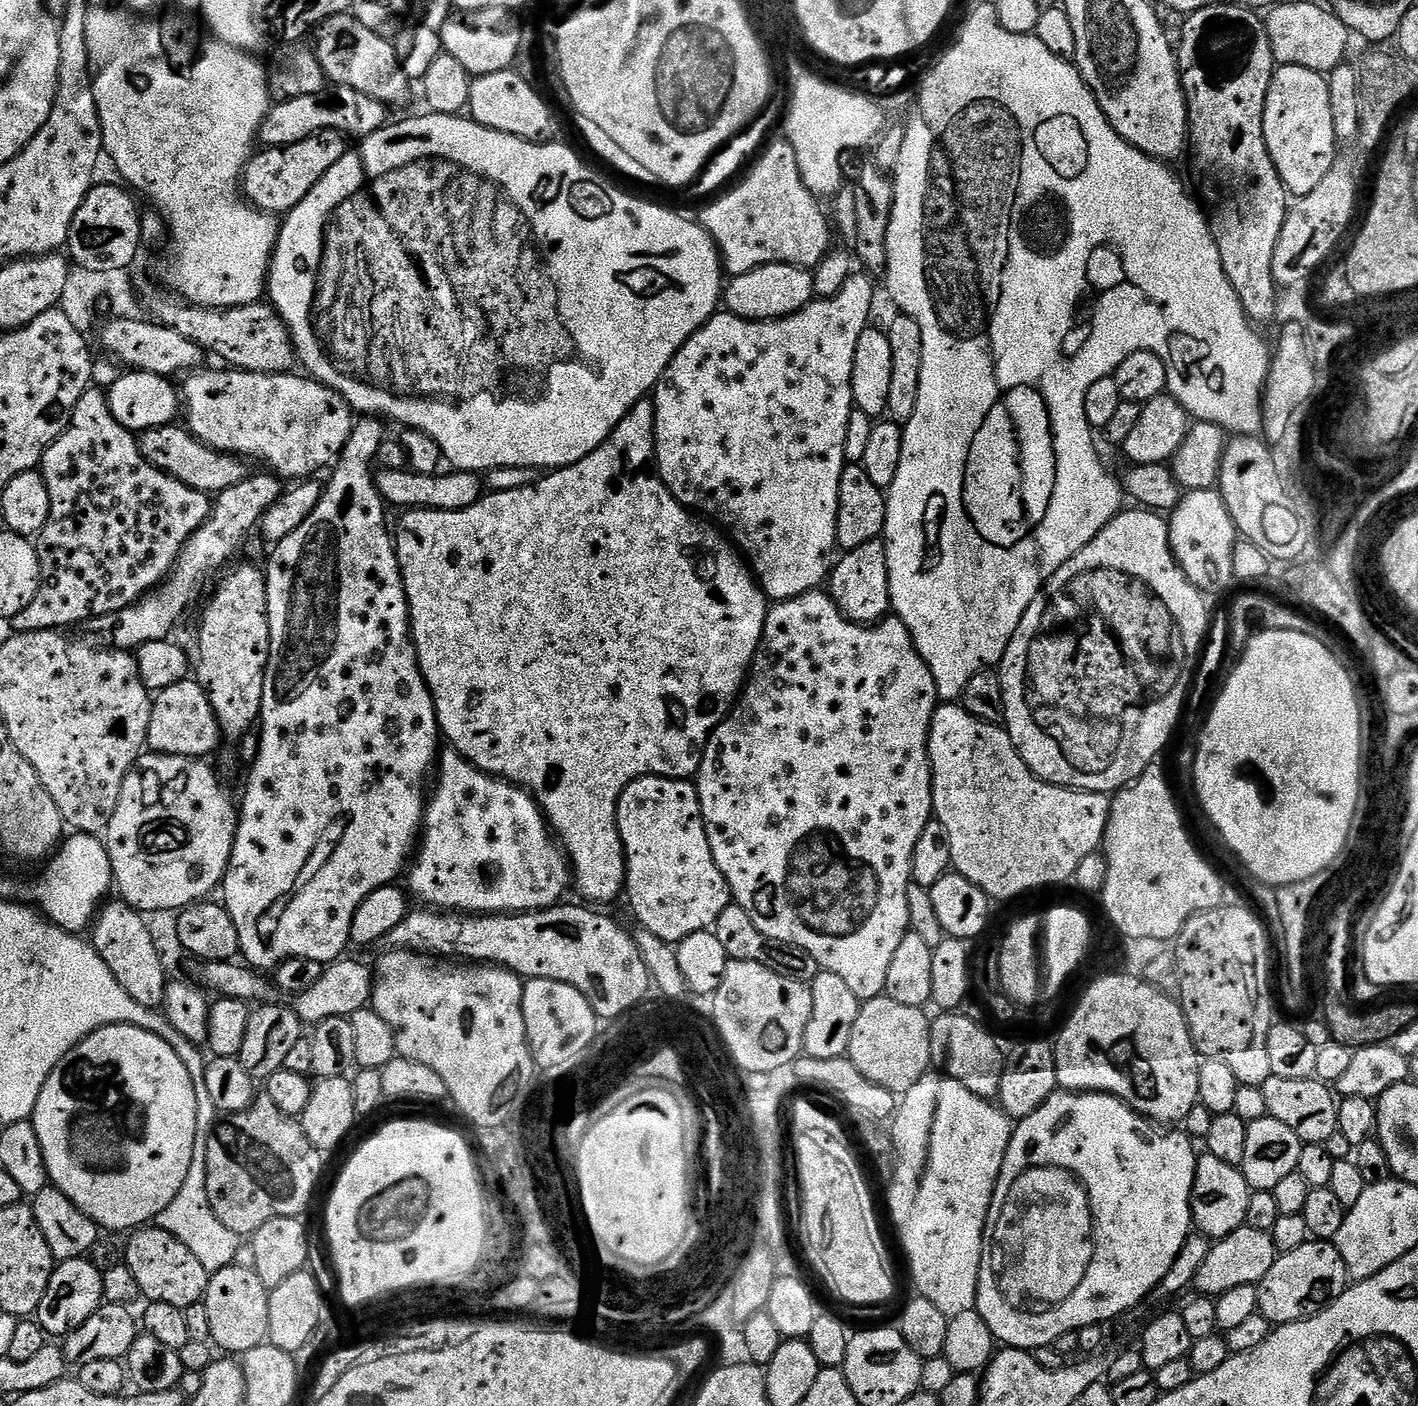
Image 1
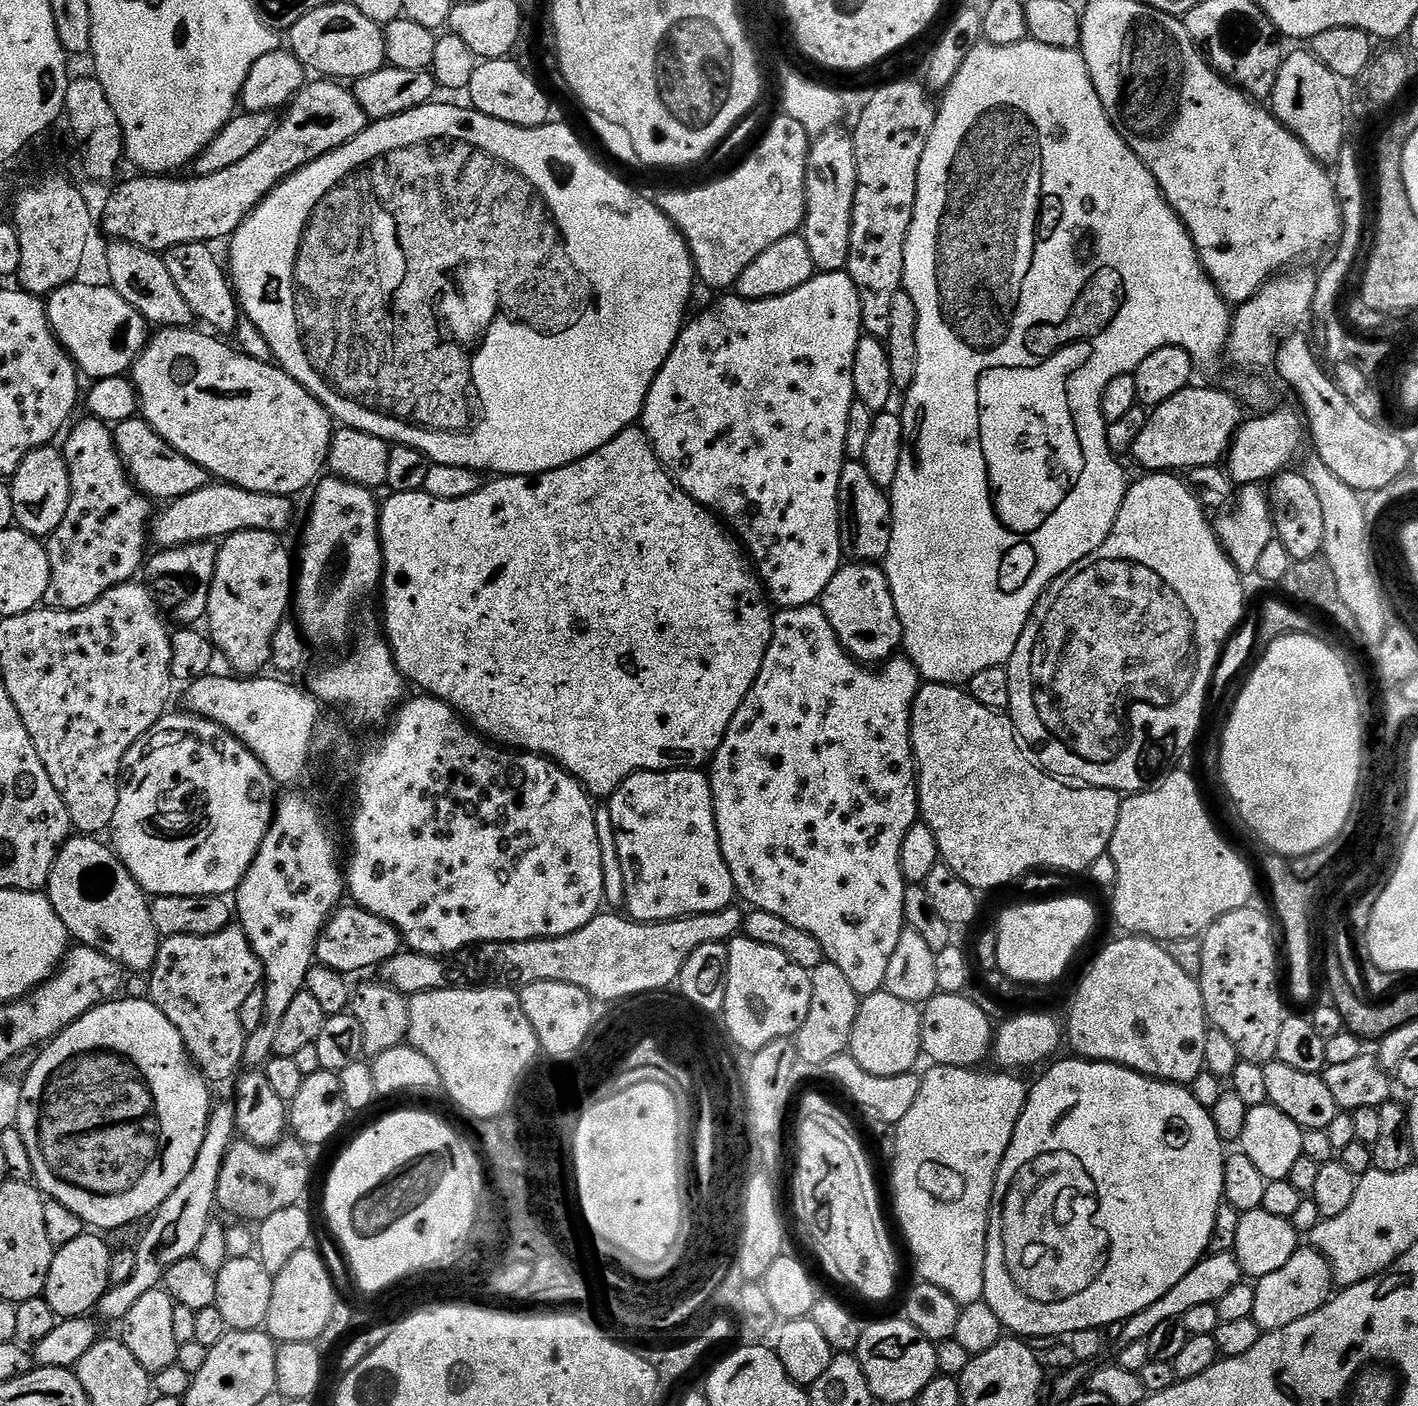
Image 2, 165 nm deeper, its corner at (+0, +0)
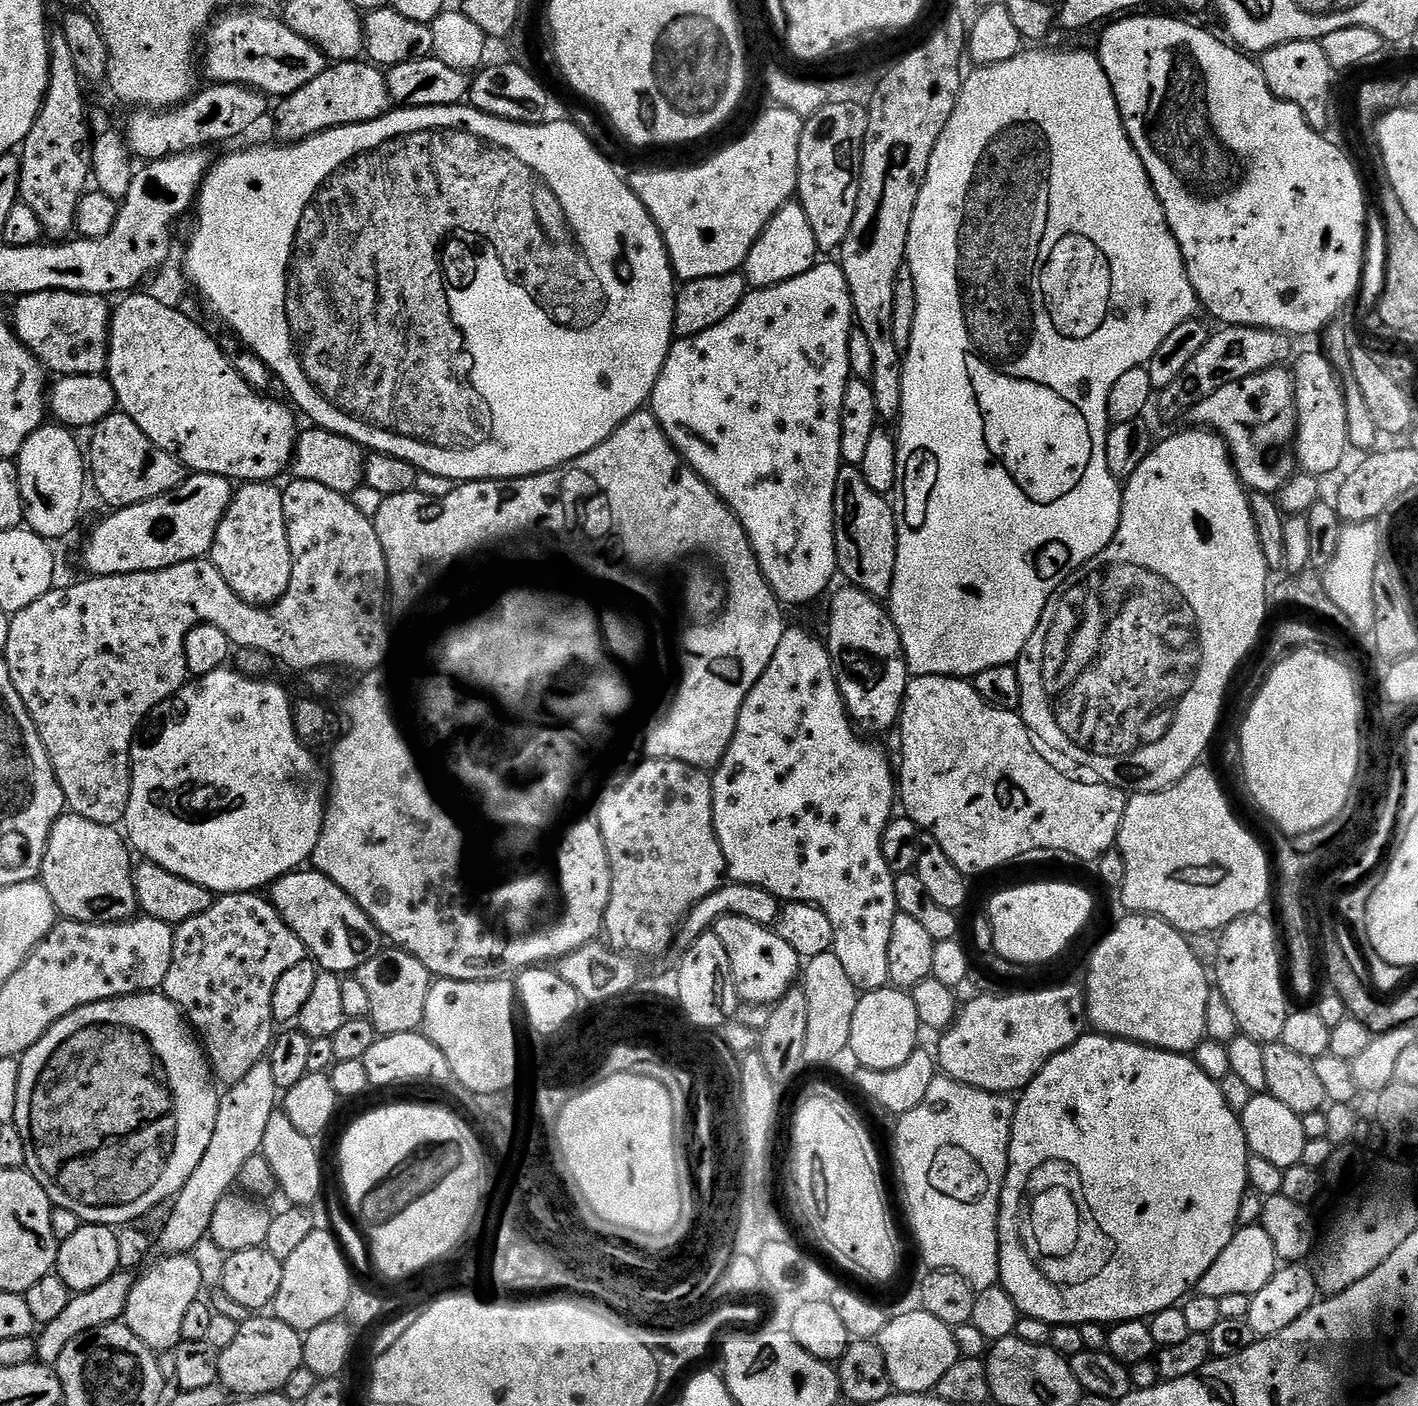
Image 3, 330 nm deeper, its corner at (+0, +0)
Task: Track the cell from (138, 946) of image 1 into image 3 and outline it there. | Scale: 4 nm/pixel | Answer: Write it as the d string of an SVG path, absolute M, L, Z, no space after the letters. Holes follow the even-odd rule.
M66 812L53 824L40 868L44 885L57 913L65 920L92 923L116 923L137 913L131 869L124 860L126 844L111 825L90 822Z

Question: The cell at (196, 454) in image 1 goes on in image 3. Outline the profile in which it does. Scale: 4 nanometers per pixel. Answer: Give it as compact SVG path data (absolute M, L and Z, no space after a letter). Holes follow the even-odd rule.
M115 411L96 427L91 429L92 436L86 440L86 472L90 477L90 484L96 487L96 492L115 510L134 506L138 502L146 502L169 492L171 488L184 481L186 469L177 456L166 454L138 426L122 411Z

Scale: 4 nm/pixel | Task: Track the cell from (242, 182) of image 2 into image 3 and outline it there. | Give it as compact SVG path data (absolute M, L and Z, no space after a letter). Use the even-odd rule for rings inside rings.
M360 58L333 63L325 68L322 74L318 74L318 78L314 78L312 82L306 82L306 86L294 90L294 94L283 97L277 104L280 105L277 108L275 105L274 108L277 136L275 139L286 144L297 144L300 140L316 135L317 132L325 132L328 128L338 128L342 124L361 124L377 120L393 107L388 93L387 75L377 65Z

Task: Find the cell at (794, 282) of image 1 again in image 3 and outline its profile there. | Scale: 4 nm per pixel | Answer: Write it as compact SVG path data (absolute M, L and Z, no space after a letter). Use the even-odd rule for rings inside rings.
M799 202L783 204L770 218L763 234L756 239L750 254L746 258L742 275L753 289L769 288L782 282L790 282L790 278L798 278L798 274L806 274L818 262L818 249L814 230L806 219L806 210L802 210Z

